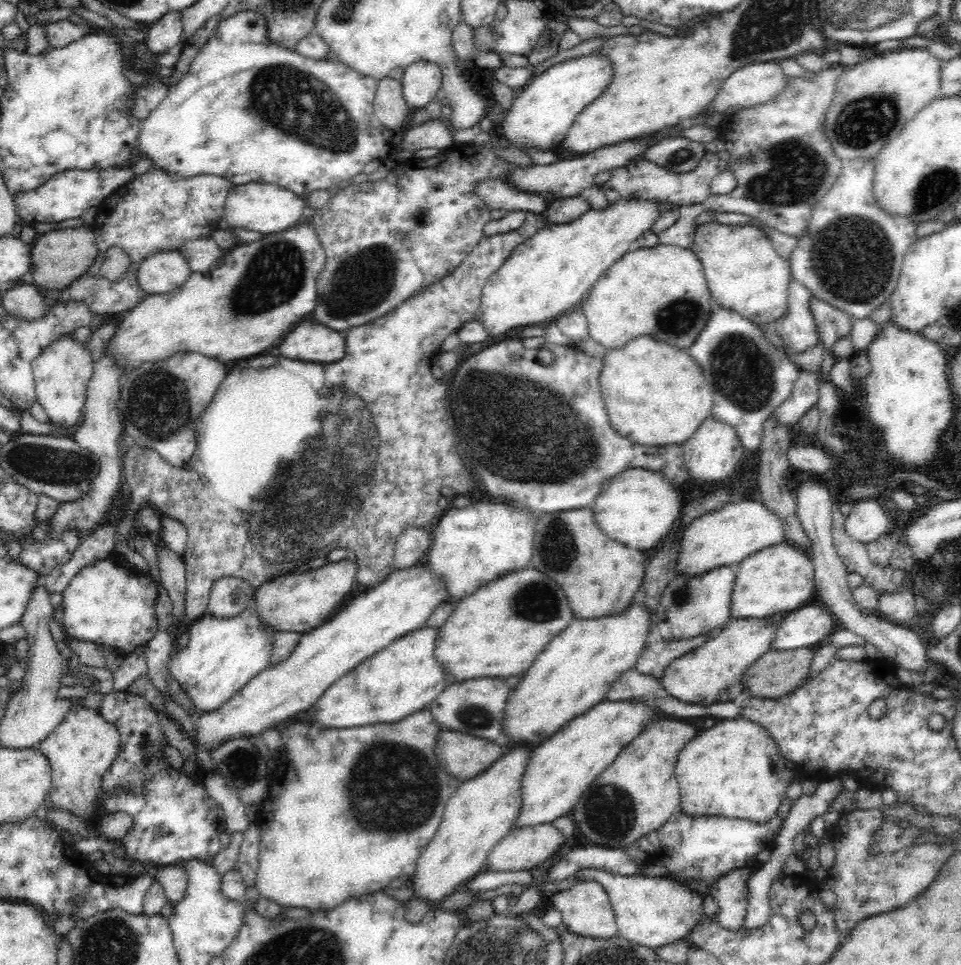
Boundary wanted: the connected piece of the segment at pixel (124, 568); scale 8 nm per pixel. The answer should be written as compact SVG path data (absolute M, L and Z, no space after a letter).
M118 556L84 566L63 588L63 630L74 639L102 643L127 656L157 633L157 586L150 575Z

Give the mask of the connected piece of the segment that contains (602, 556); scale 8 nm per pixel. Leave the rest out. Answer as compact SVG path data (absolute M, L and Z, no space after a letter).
M588 509L543 514L535 520L534 555L528 568L534 568L552 580L566 593L576 620L596 620L624 614L632 604L645 576L644 551L629 549L602 532Z

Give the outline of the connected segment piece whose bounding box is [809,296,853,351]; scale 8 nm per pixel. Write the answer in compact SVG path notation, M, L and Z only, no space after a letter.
M814 296L809 300L816 330L825 349L832 350L837 340L847 336L852 326L850 315Z

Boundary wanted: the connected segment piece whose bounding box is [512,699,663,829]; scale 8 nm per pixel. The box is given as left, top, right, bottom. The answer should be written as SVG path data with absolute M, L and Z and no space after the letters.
M604 699L580 716L566 721L549 739L530 749L520 788L522 808L512 829L567 823L574 805L594 779L613 763L620 751L644 730L650 720L662 716L642 701Z

